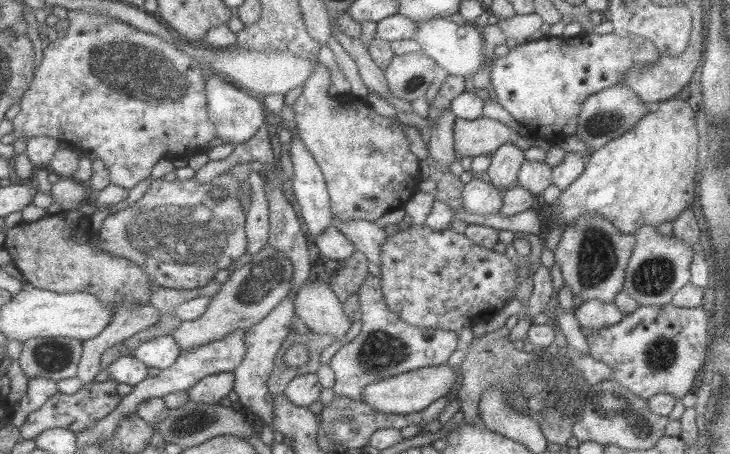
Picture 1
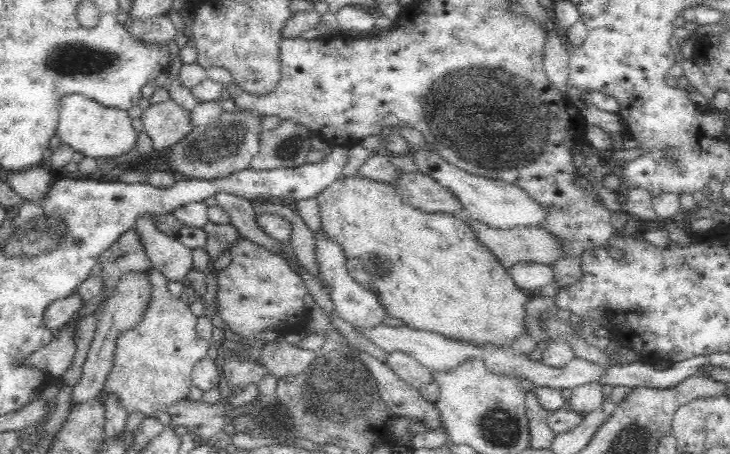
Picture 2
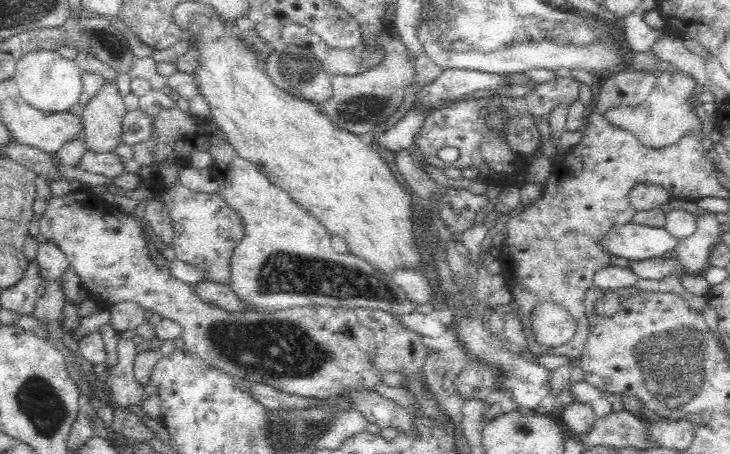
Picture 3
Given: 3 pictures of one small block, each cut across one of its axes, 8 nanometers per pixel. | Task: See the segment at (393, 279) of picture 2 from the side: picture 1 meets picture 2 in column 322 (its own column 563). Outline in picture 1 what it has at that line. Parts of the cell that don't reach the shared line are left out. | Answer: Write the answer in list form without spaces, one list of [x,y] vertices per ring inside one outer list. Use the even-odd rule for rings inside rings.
[[[677,96],[670,98],[669,100],[663,100],[659,102],[659,107],[654,112],[648,112],[631,130],[625,132],[621,136],[614,138],[612,141],[606,142],[603,147],[591,150],[589,156],[585,158],[585,166],[583,172],[571,183],[567,185],[567,188],[560,192],[559,197],[554,202],[557,205],[555,208],[555,215],[553,215],[553,224],[559,225],[561,229],[565,230],[567,224],[573,223],[577,216],[585,215],[601,215],[603,219],[611,222],[611,225],[624,234],[631,234],[637,231],[638,227],[658,227],[664,222],[672,222],[677,219],[679,214],[687,209],[693,203],[693,195],[697,191],[697,186],[695,184],[695,174],[697,174],[697,131],[695,130],[695,117],[691,110],[691,107],[686,101],[681,101]]]

